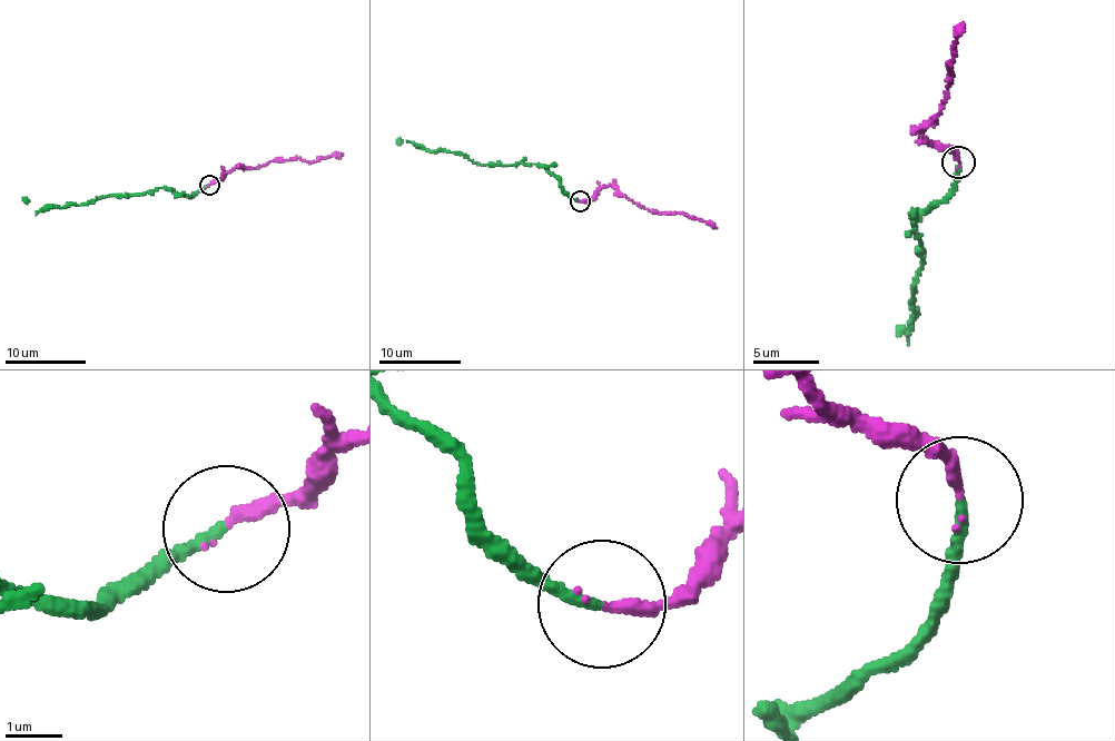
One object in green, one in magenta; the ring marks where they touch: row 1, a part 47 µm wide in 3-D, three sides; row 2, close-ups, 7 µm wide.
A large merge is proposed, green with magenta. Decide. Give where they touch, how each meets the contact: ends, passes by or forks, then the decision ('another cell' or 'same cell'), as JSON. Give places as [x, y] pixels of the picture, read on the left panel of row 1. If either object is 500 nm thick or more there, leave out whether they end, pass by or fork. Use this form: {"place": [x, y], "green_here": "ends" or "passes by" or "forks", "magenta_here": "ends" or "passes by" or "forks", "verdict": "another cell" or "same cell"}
{"place": [209, 185], "green_here": "ends", "magenta_here": "ends", "verdict": "same cell"}

